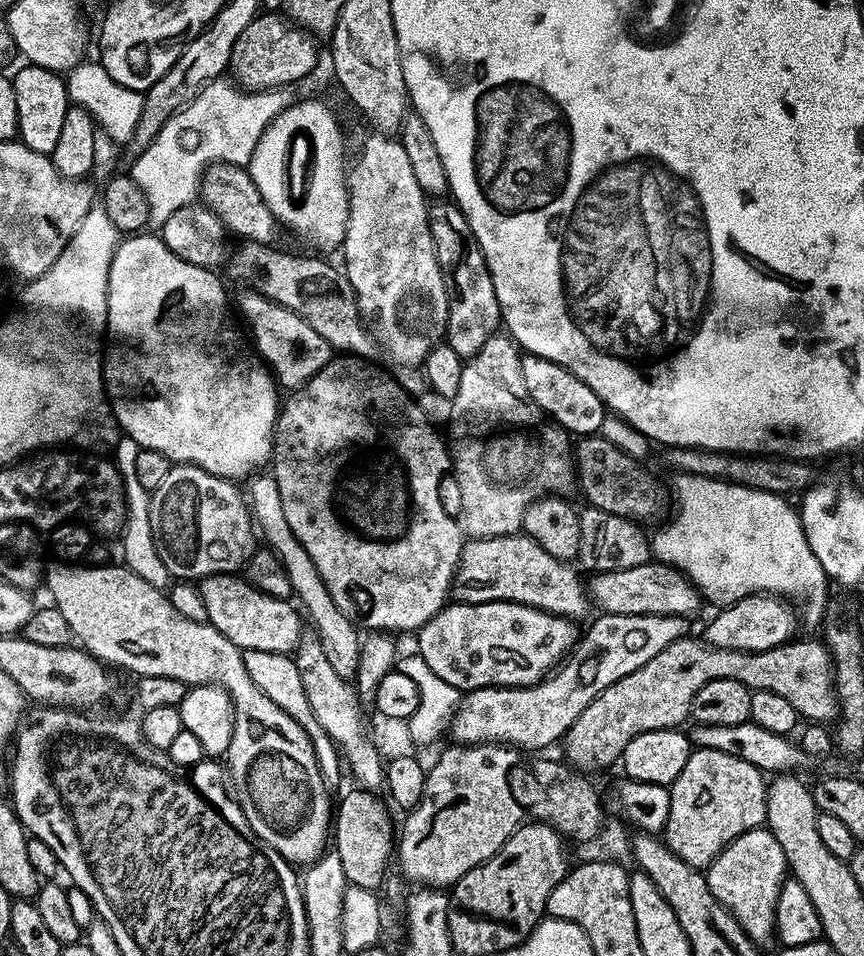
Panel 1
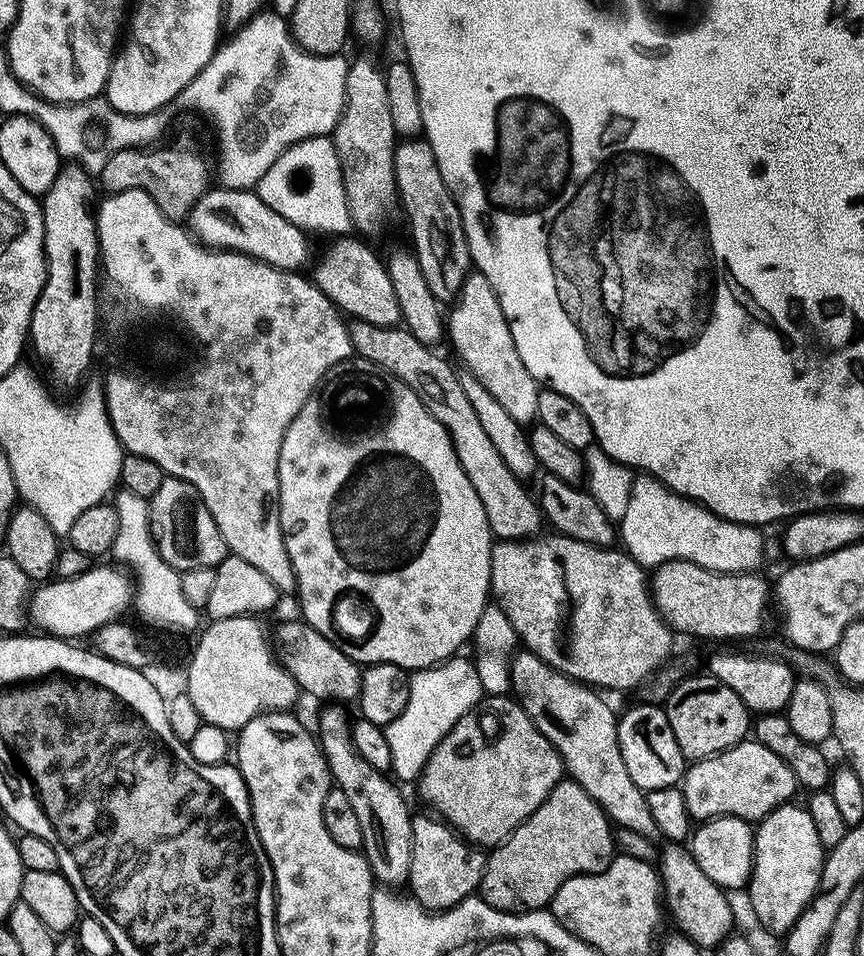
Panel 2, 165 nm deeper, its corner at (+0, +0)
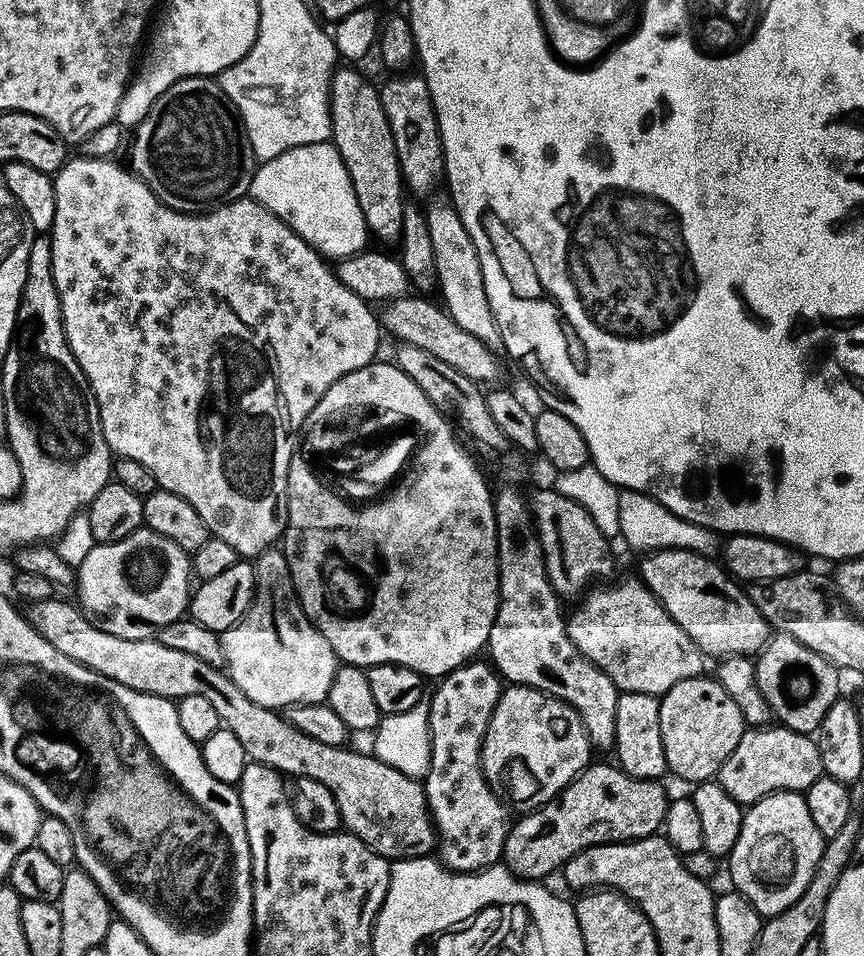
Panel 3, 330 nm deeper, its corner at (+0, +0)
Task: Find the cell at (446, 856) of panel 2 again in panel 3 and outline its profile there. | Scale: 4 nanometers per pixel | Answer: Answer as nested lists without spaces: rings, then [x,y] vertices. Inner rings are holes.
[[[469,662],[457,672],[439,681],[440,689],[430,699],[430,730],[432,731],[432,767],[425,777],[425,792],[432,819],[438,831],[440,845],[438,854],[446,868],[457,875],[476,875],[501,863],[504,845],[512,828],[508,812],[503,808],[501,797],[492,791],[492,786],[482,771],[481,756],[484,739],[492,721],[494,710],[500,701],[505,685],[502,677],[491,663]]]

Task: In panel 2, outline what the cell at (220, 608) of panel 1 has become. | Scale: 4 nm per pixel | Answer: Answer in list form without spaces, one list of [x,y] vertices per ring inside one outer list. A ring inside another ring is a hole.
[[[303,619],[292,620],[274,632],[274,648],[284,669],[296,679],[296,683],[307,695],[309,692],[314,699],[328,700],[324,702],[331,702],[336,706],[348,706],[351,700],[353,703],[359,699],[363,675],[361,665],[354,663],[346,654],[342,654],[342,650],[338,650],[338,646],[334,646],[334,642],[330,642],[322,634],[318,634],[318,630],[311,628]]]

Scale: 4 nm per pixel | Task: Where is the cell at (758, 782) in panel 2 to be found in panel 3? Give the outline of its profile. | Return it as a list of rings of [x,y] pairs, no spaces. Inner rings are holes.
[[[783,726],[766,727],[745,731],[735,748],[724,757],[718,773],[720,787],[724,788],[730,798],[734,798],[734,802],[745,806],[759,805],[761,802],[767,801],[768,797],[776,795],[777,792],[806,794],[822,777],[820,746],[812,736],[791,732]]]

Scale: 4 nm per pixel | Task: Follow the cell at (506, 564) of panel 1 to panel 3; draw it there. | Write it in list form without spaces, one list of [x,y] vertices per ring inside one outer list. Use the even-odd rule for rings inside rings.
[[[633,578],[611,584],[589,591],[583,597],[584,605],[573,616],[571,613],[568,636],[577,650],[602,669],[624,694],[662,698],[678,682],[701,679],[705,675],[705,655],[674,622],[659,598],[645,587],[644,581]]]

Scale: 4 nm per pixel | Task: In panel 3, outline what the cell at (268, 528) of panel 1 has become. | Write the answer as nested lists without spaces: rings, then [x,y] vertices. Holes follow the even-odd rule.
[[[81,155],[79,159],[69,159],[64,169],[55,173],[54,176],[58,214],[54,214],[54,226],[50,233],[52,269],[54,270],[54,282],[58,286],[58,294],[62,302],[62,318],[64,319],[64,329],[66,330],[68,345],[74,354],[74,358],[78,358],[86,378],[92,383],[92,394],[96,398],[96,405],[100,408],[100,421],[102,422],[102,430],[104,431],[108,447],[112,449],[117,457],[134,458],[134,462],[142,462],[142,466],[146,466],[146,470],[150,470],[150,474],[154,474],[154,478],[160,483],[163,491],[174,494],[186,502],[190,502],[190,506],[194,506],[194,510],[198,510],[202,522],[206,522],[209,533],[215,539],[234,546],[234,550],[241,558],[259,558],[265,552],[273,551],[283,541],[284,534],[288,530],[288,479],[290,478],[290,466],[293,460],[297,459],[298,441],[305,431],[306,425],[313,419],[318,402],[322,402],[322,398],[326,398],[326,394],[330,390],[330,386],[334,386],[334,382],[346,378],[346,374],[354,374],[358,370],[362,370],[367,364],[373,363],[379,357],[376,355],[380,352],[380,336],[382,337],[381,321],[378,319],[377,313],[376,316],[372,313],[373,305],[369,301],[363,300],[358,294],[354,294],[354,290],[346,287],[340,281],[339,275],[334,271],[333,265],[325,257],[321,256],[315,248],[311,248],[292,227],[286,222],[279,220],[273,214],[271,207],[257,204],[251,198],[245,198],[236,201],[235,204],[226,204],[224,207],[217,208],[207,214],[175,212],[173,208],[167,208],[164,201],[158,199],[140,181],[139,176],[129,171],[125,165],[124,169],[122,165],[115,164],[117,162],[115,159],[96,159],[85,155]]]

